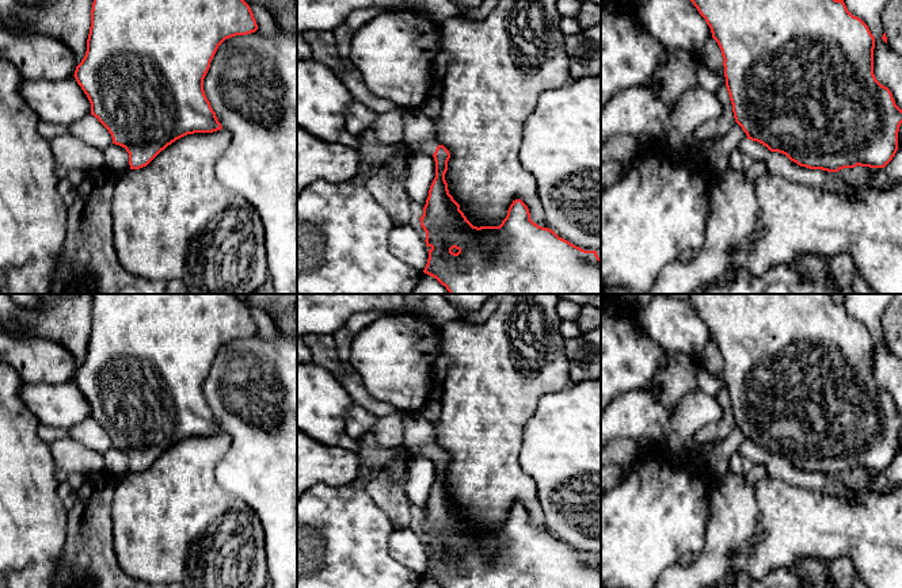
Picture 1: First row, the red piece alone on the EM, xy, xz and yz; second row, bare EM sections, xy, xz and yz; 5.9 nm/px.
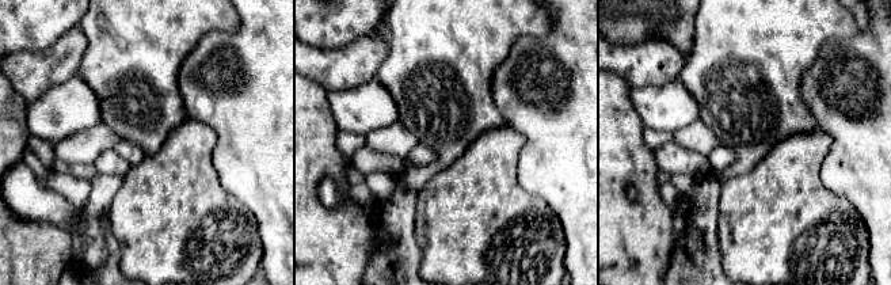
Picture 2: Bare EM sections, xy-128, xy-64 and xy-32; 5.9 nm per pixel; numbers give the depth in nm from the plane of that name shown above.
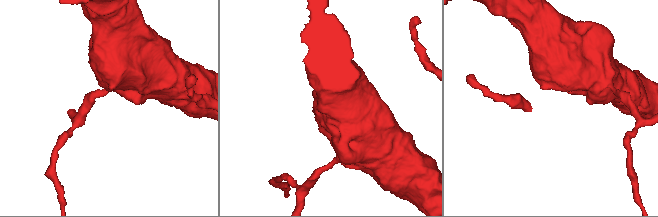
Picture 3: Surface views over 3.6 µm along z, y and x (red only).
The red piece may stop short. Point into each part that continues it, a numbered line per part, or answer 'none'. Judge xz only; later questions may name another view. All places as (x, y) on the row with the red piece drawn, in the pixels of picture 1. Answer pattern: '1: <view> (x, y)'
1: xz (429, 146)

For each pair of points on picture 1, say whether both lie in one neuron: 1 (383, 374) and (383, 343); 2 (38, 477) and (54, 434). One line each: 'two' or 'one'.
1: one
2: two

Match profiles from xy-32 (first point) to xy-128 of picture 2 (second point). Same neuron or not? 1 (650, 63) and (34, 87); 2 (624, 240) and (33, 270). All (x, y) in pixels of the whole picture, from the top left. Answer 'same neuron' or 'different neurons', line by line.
1: same neuron
2: same neuron

